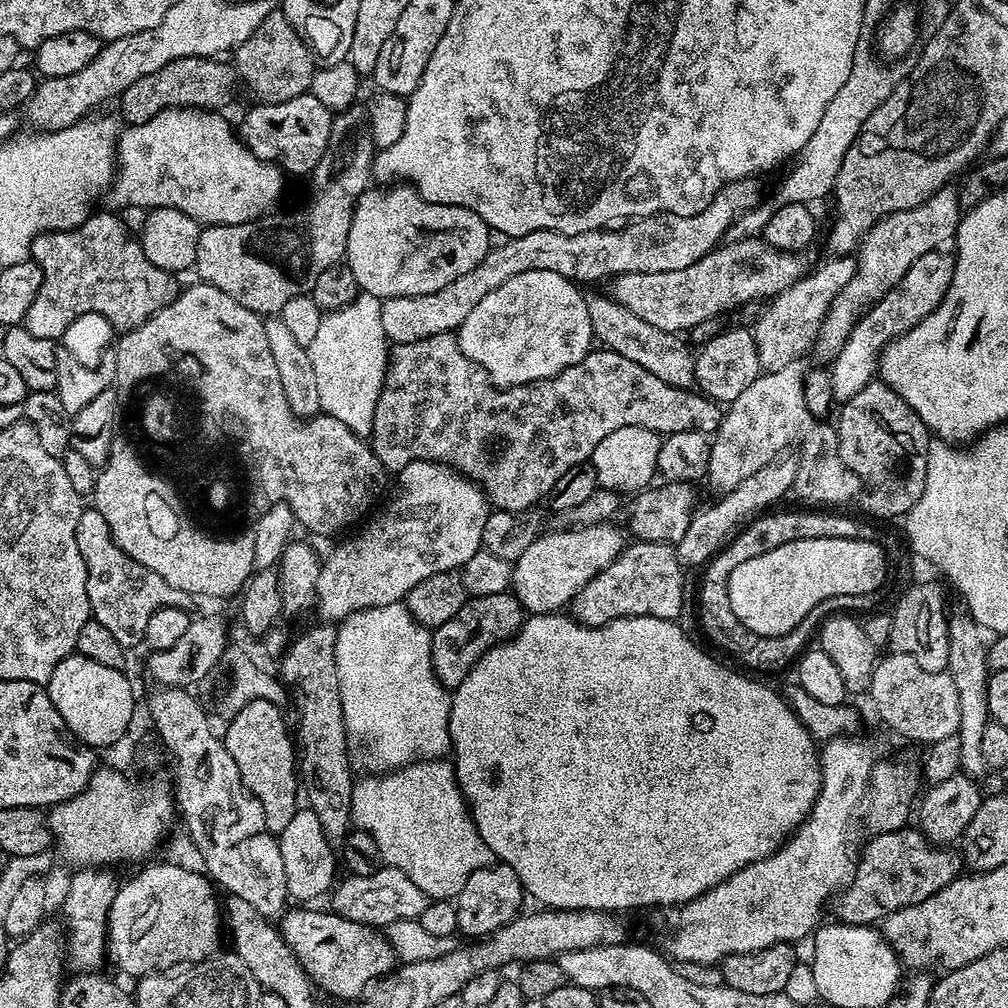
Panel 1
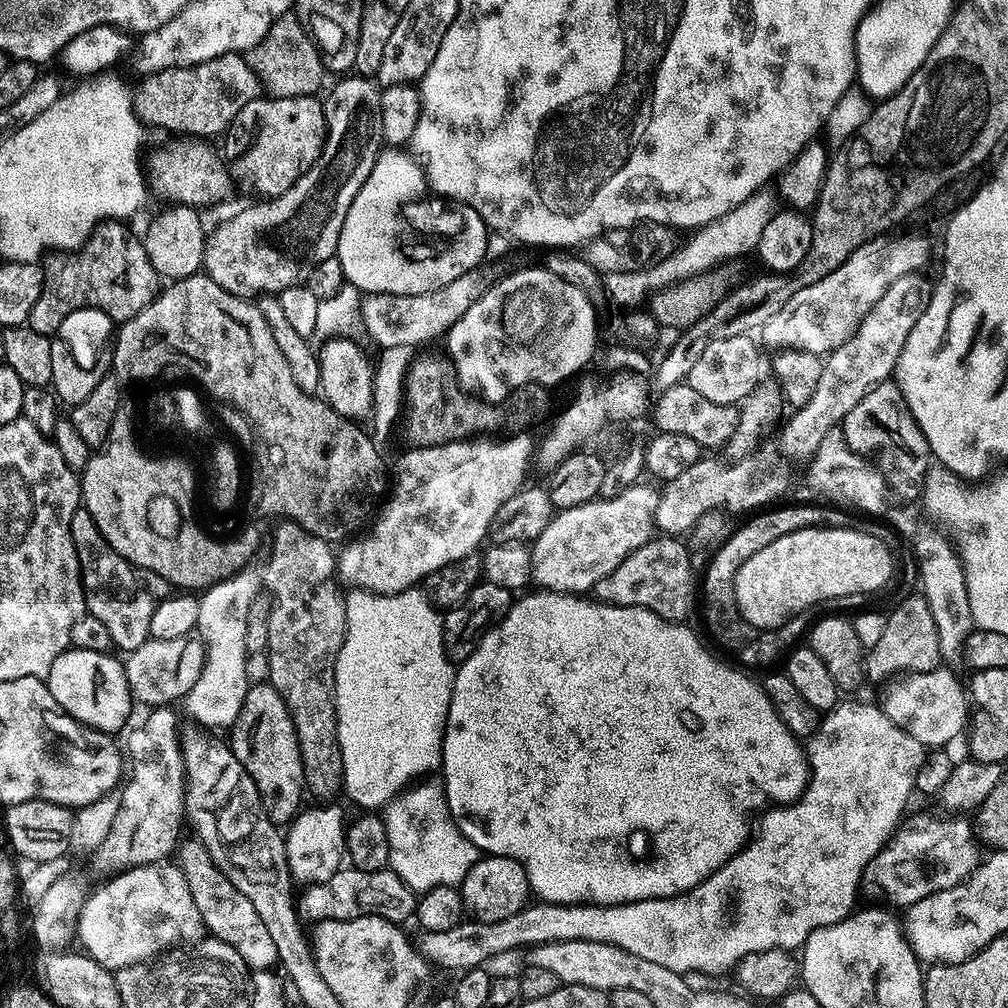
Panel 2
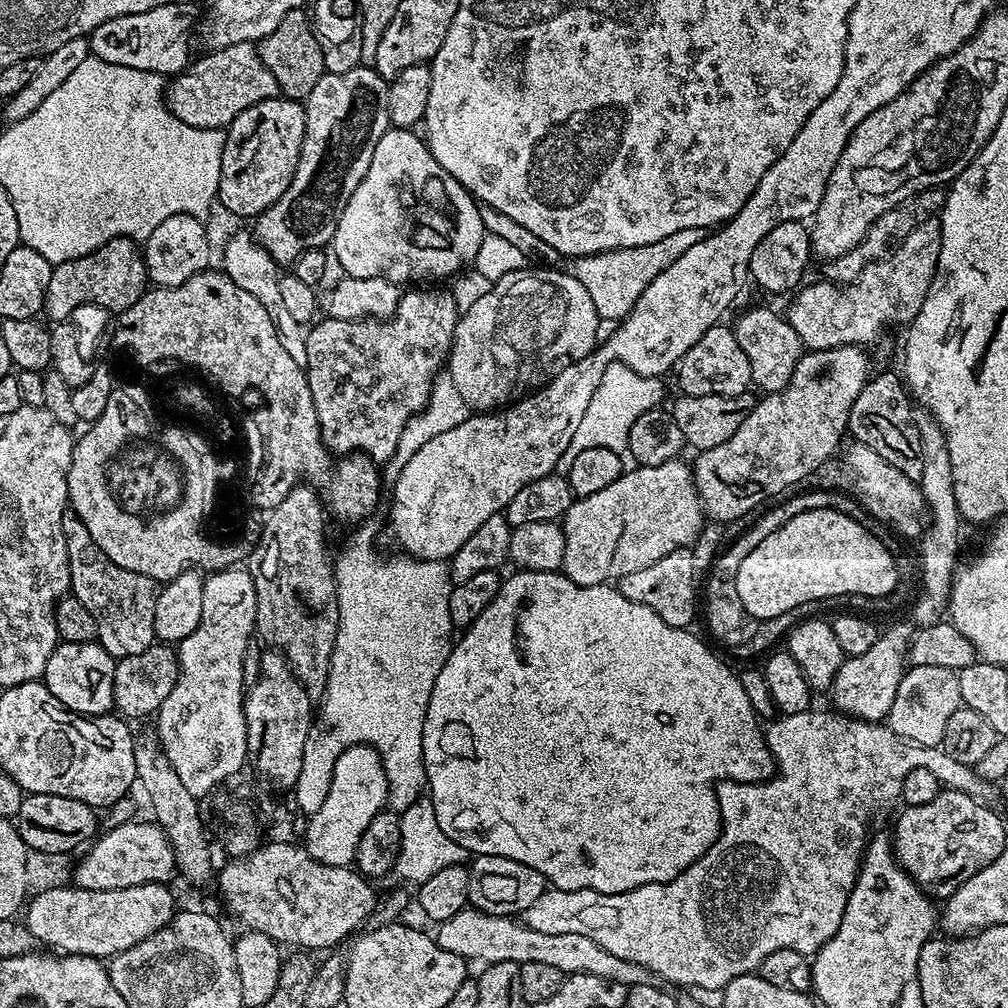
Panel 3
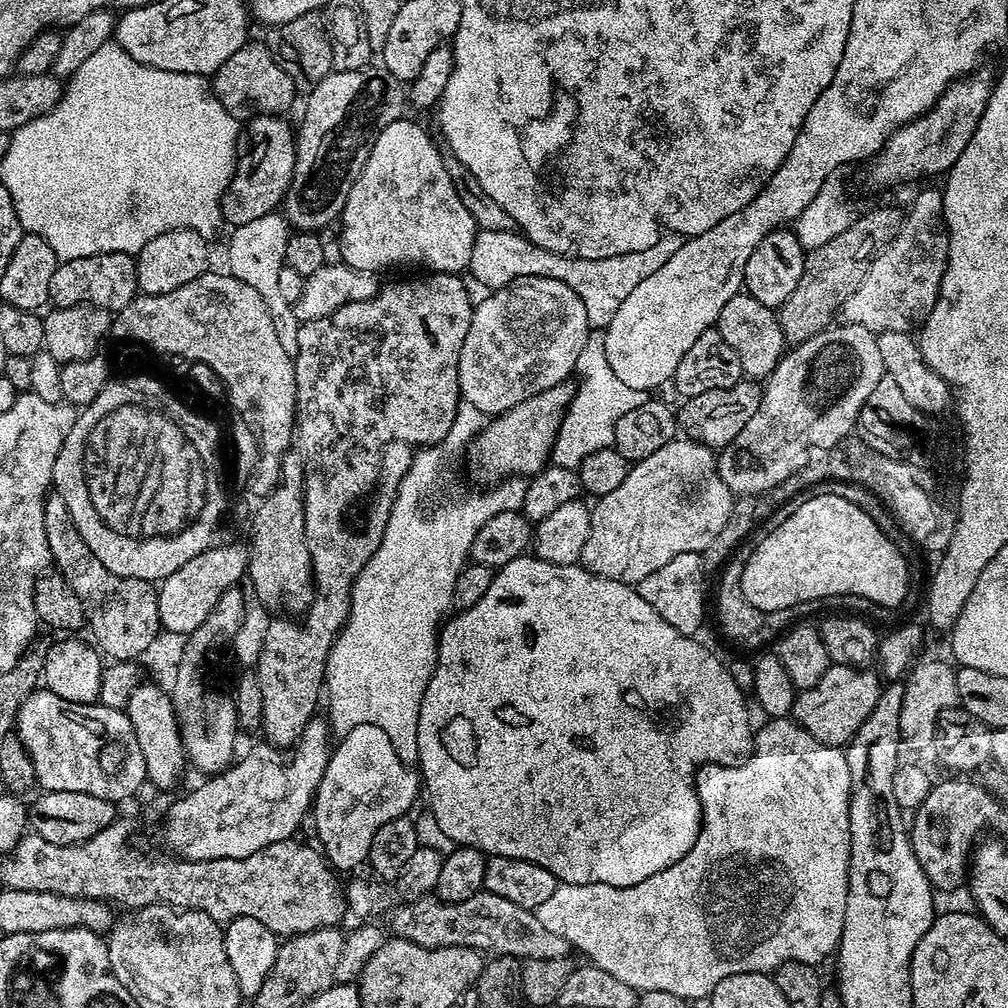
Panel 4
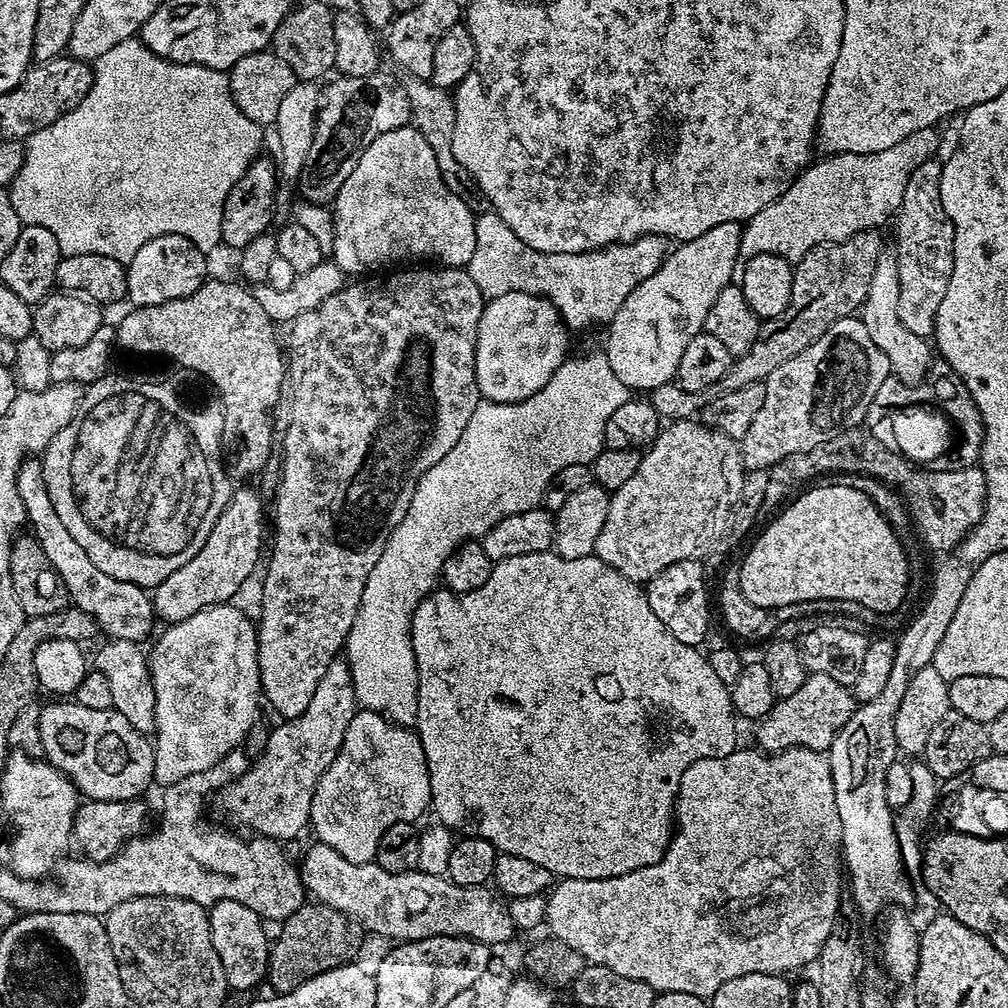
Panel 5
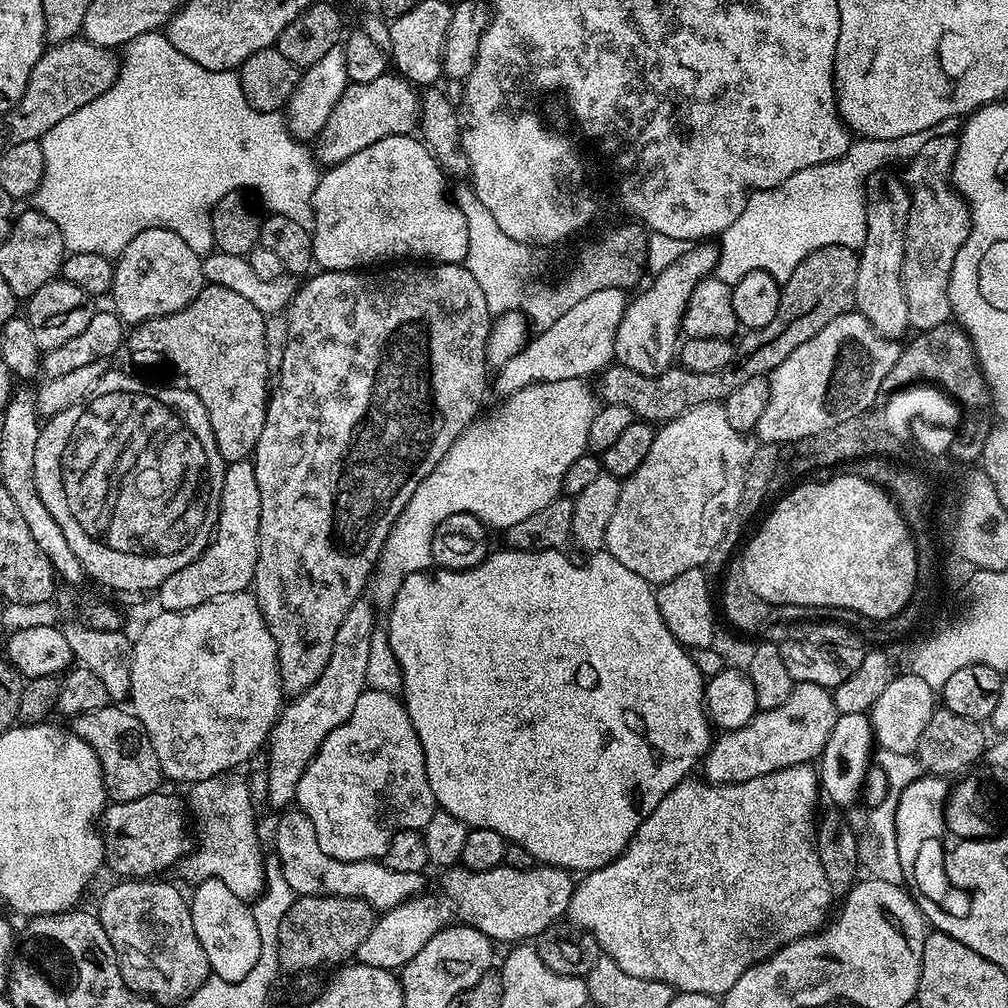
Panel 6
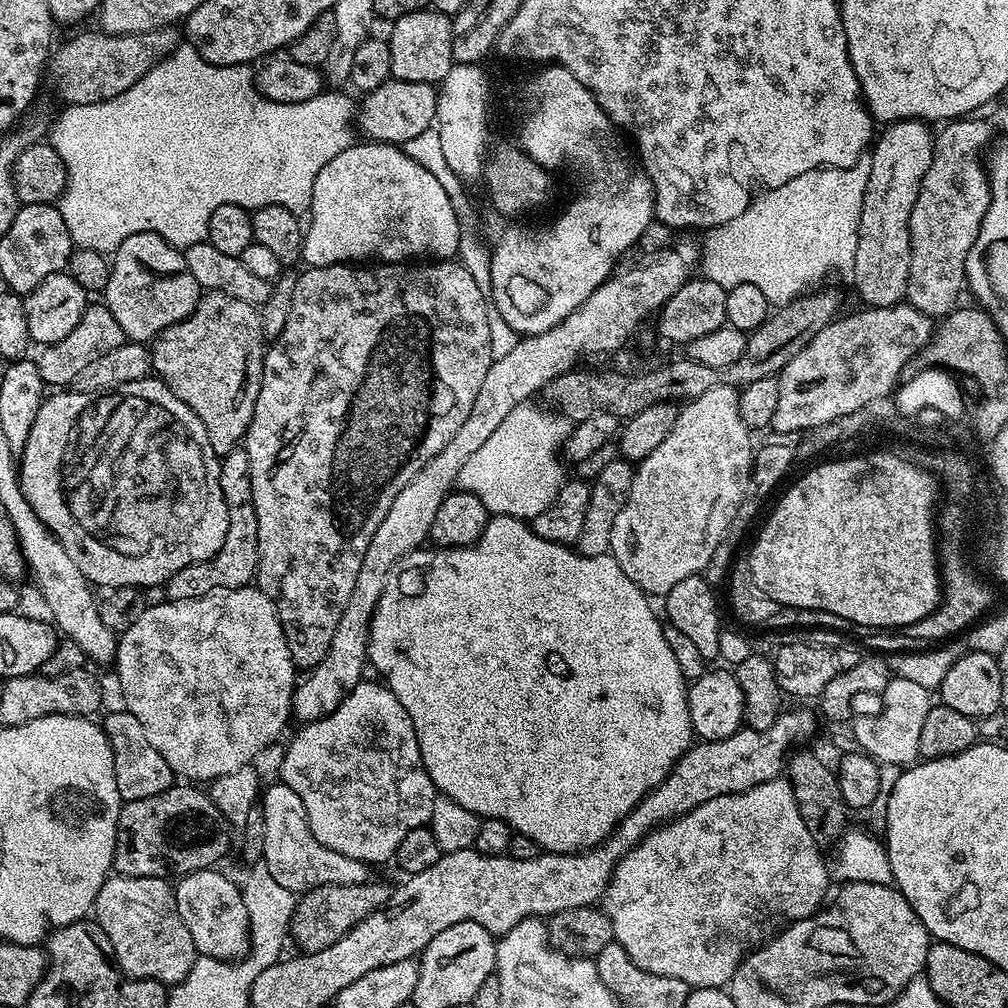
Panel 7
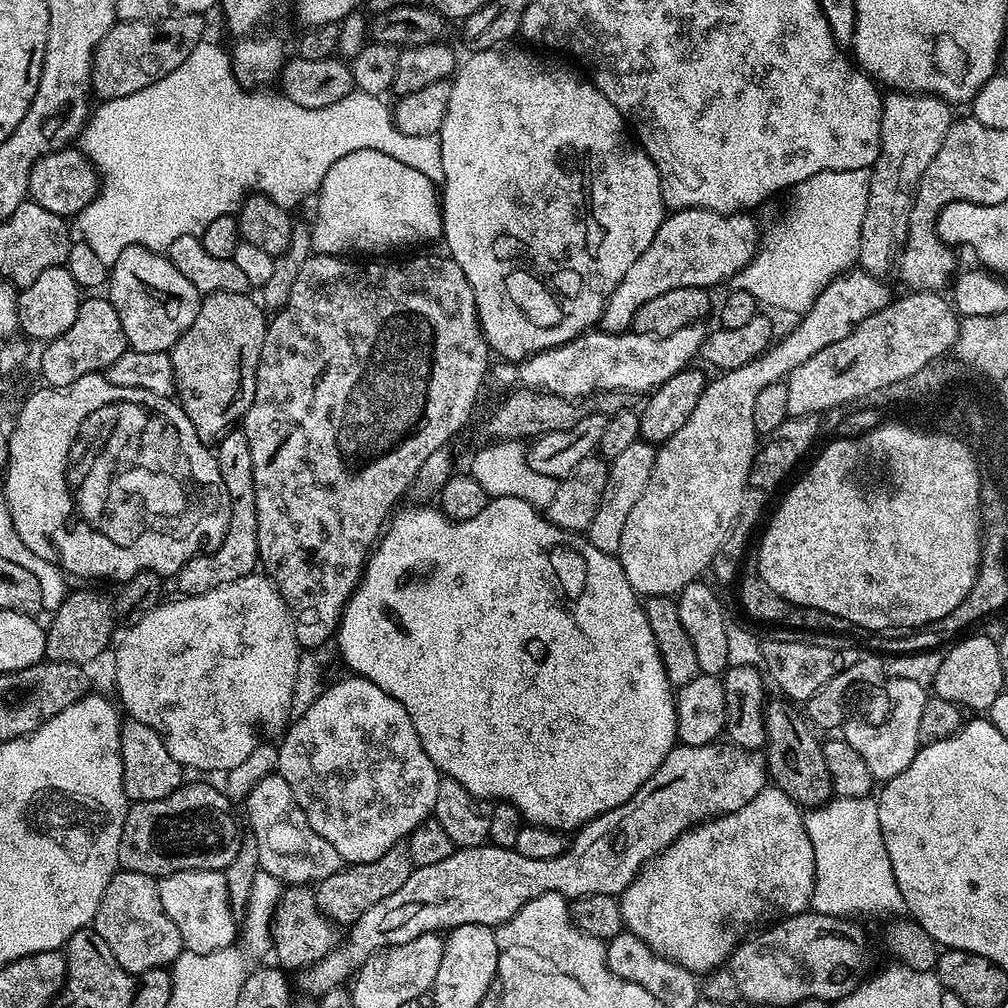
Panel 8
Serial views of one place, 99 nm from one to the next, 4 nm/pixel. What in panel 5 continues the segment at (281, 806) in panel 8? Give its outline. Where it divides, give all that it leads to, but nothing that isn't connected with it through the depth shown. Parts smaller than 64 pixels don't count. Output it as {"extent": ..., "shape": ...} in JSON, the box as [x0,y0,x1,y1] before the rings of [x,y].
{"extent":[298,842,514,946],"shape":[[[316,842],[313,843],[313,848],[309,850],[304,856],[304,861],[299,861],[298,867],[300,869],[300,881],[304,883],[305,893],[315,903],[325,904],[330,906],[334,910],[338,910],[342,914],[346,914],[350,919],[356,921],[365,933],[371,934],[372,932],[376,936],[385,936],[386,939],[392,940],[388,942],[407,942],[409,940],[421,940],[422,938],[430,938],[431,936],[465,936],[471,940],[477,940],[483,944],[489,946],[495,946],[495,944],[504,944],[511,938],[512,932],[514,933],[514,925],[509,918],[505,905],[494,895],[493,889],[488,886],[481,886],[479,888],[463,888],[458,886],[453,880],[448,879],[447,876],[435,876],[434,874],[426,874],[419,870],[414,872],[403,872],[402,874],[390,874],[390,870],[382,870],[382,866],[377,864],[355,864],[354,862],[346,862],[346,858],[342,858],[342,854],[338,854],[330,846]]]}

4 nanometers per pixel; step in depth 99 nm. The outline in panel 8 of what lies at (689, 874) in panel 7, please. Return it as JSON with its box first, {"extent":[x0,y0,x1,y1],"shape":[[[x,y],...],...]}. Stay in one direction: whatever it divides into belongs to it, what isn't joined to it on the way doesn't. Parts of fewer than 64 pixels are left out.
{"extent":[618,786,815,974],"shape":[[[766,786],[742,810],[706,820],[682,833],[669,848],[641,868],[618,899],[627,931],[642,938],[659,956],[703,974],[714,971],[731,957],[747,928],[755,924],[771,926],[787,916],[809,911],[815,877],[814,846],[810,846],[804,829],[801,805],[795,804],[782,789]]]}

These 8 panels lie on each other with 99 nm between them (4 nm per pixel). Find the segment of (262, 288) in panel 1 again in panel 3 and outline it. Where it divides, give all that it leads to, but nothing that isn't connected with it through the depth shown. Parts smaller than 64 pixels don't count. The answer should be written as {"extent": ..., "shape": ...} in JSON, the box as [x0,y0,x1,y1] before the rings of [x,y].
{"extent":[254,66,391,266],"shape":[[[361,66],[342,74],[328,72],[310,90],[304,104],[306,134],[298,170],[286,194],[254,220],[256,240],[280,266],[295,265],[309,248],[331,245],[340,212],[366,178],[374,146],[391,125],[388,86],[375,67]]]}

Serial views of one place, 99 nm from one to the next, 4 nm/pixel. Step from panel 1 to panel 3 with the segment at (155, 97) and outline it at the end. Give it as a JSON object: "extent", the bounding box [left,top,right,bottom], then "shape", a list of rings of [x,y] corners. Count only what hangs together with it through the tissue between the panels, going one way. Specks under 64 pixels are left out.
{"extent":[167,42,281,129],"shape":[[[238,42],[234,46],[218,48],[209,56],[191,63],[167,85],[168,109],[186,126],[227,129],[244,110],[273,99],[281,91],[280,83],[270,74],[270,66],[262,62],[259,47],[253,42]]]}

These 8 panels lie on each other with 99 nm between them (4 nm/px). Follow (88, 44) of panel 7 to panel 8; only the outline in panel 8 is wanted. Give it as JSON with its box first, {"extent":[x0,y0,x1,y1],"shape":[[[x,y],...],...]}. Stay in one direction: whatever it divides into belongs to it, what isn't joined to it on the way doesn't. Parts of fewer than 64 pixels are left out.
{"extent":[92,12,205,101],"shape":[[[191,12],[167,16],[161,20],[120,20],[98,42],[92,55],[92,90],[101,101],[126,98],[158,78],[166,78],[170,70],[178,70],[190,50],[205,39],[203,15]]]}

